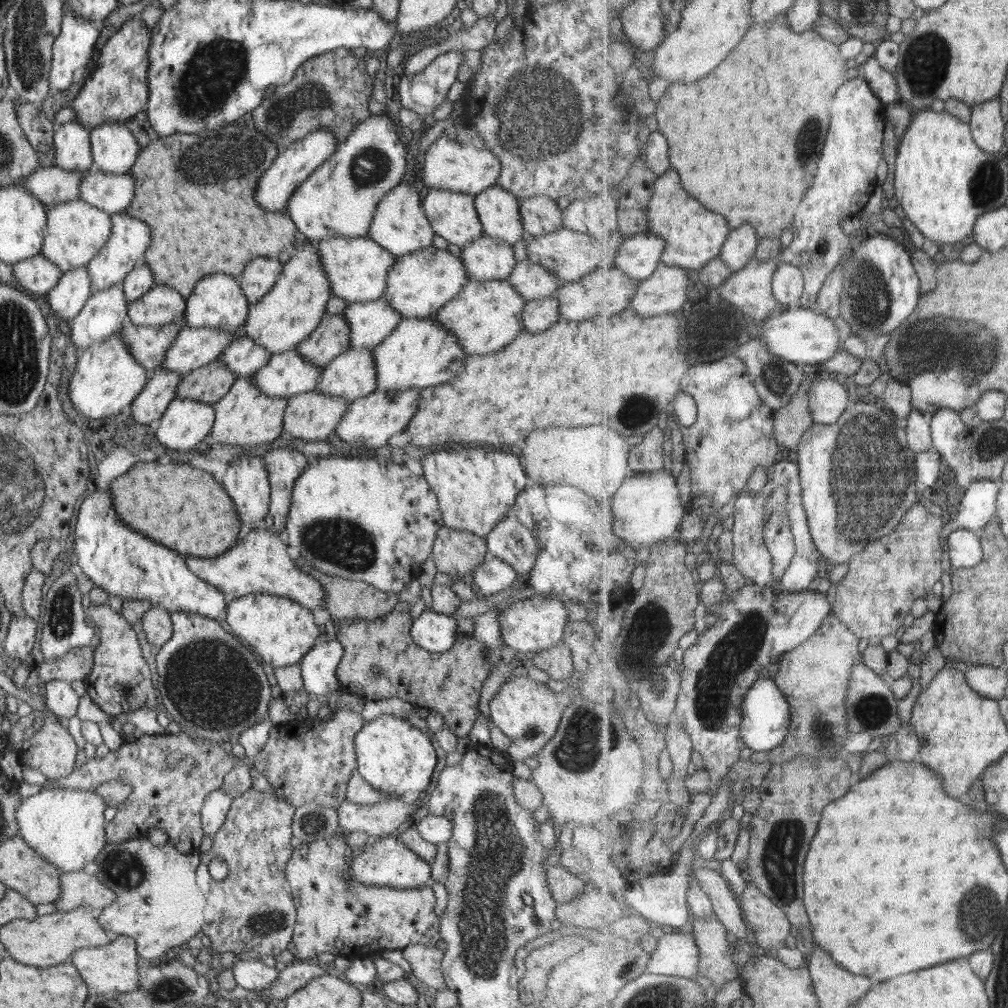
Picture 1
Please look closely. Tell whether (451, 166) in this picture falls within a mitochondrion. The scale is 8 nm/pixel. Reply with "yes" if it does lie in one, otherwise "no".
no

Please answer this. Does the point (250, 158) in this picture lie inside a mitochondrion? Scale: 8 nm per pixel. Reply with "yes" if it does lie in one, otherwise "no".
yes

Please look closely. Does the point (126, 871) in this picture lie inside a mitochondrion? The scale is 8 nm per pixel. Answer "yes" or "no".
yes

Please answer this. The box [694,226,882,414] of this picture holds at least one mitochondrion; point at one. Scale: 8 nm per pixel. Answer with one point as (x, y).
(776, 380)

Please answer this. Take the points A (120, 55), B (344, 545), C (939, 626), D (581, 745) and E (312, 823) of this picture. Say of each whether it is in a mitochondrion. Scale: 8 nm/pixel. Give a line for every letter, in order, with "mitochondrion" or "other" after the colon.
A: other
B: mitochondrion
C: other
D: mitochondrion
E: mitochondrion

